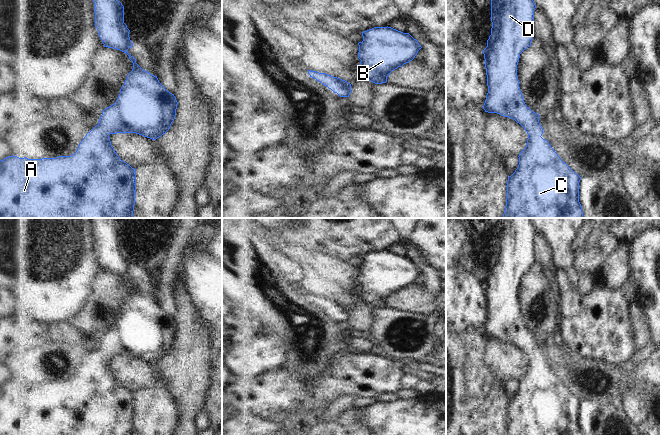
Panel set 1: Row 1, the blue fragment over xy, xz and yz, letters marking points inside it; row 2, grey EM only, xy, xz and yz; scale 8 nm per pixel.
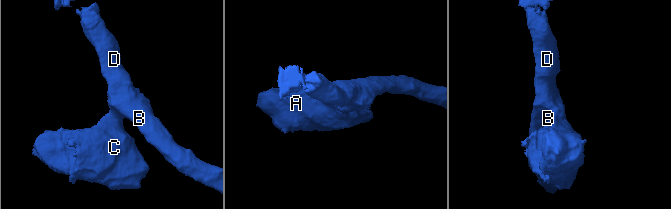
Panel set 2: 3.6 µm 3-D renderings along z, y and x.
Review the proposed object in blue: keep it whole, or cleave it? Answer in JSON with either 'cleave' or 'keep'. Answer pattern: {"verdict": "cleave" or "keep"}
{"verdict": "keep"}

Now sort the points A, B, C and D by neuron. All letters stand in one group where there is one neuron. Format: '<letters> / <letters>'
A B C D

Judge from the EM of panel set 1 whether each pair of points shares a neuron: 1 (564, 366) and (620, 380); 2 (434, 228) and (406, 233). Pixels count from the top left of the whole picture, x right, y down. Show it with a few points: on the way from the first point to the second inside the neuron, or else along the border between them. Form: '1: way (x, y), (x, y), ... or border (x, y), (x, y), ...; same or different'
1: way (578, 367), (600, 368), (606, 374); same
2: border (416, 228), (409, 238); different

